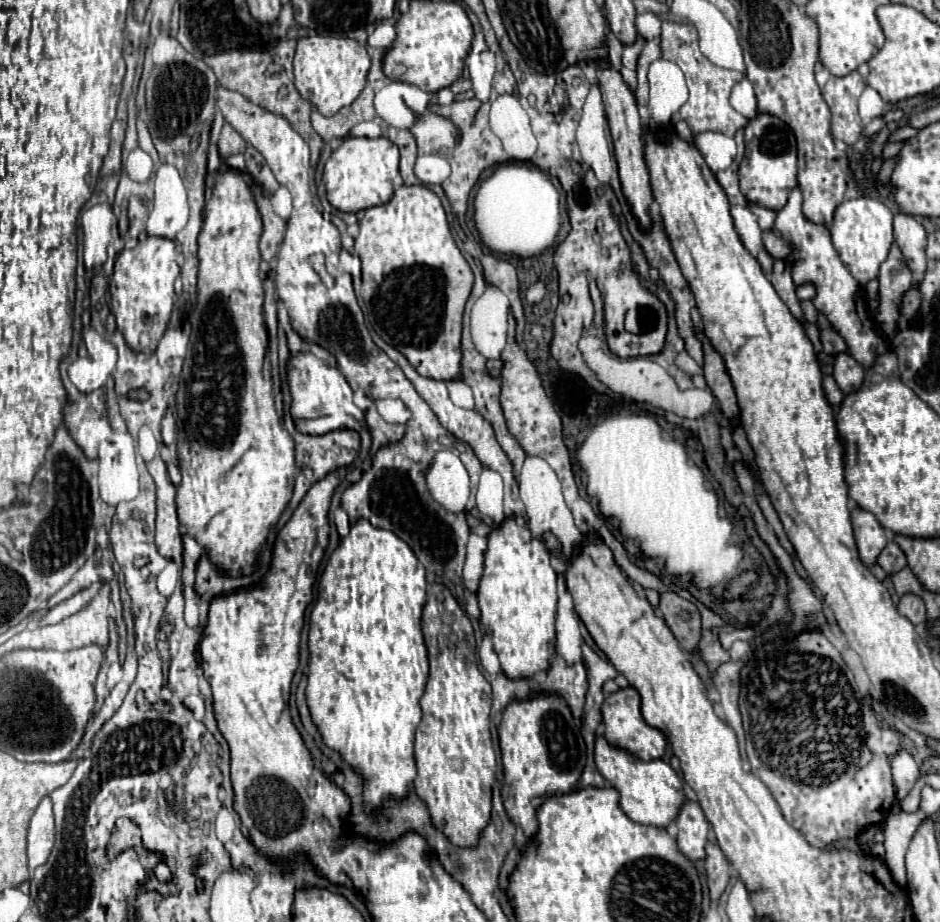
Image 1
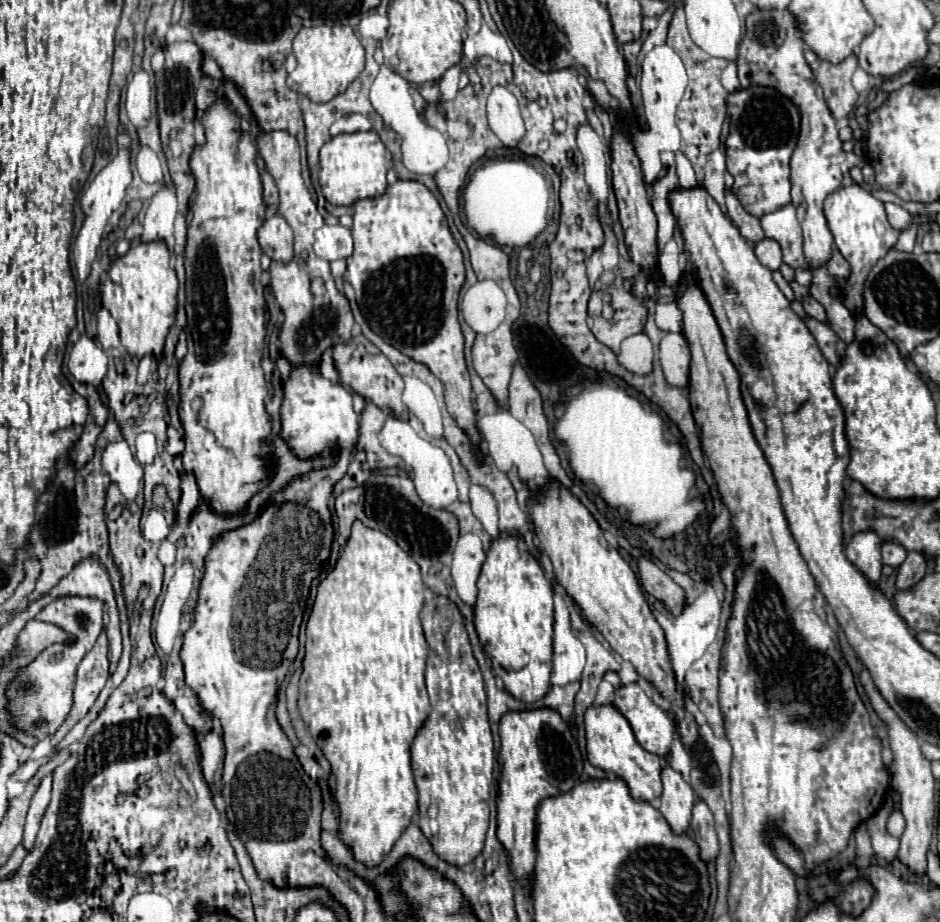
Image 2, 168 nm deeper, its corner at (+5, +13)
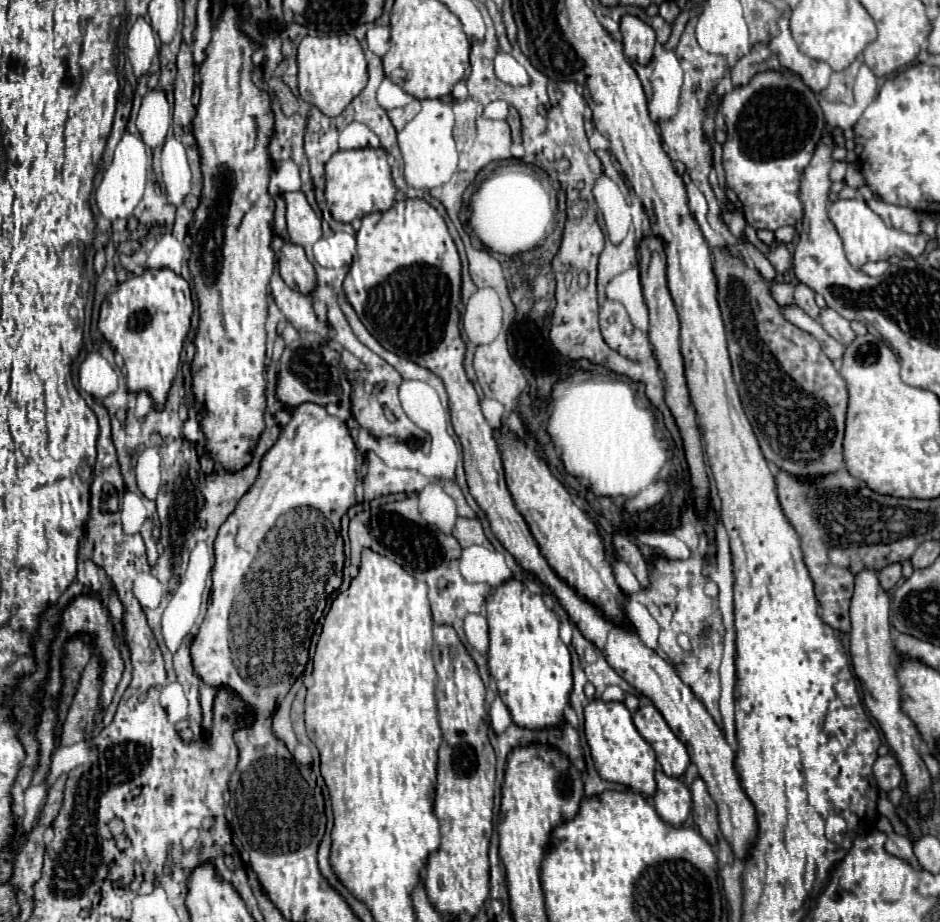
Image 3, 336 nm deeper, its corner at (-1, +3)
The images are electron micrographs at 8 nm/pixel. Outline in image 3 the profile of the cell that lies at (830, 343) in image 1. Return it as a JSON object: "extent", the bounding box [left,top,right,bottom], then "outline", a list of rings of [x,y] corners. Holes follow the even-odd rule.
{"extent":[794,284,820,318],"outline":[[[796,284],[794,286],[794,304],[796,306],[800,306],[808,316],[812,316],[812,318],[818,318],[818,314],[820,314],[820,308],[816,306],[816,302],[814,302],[814,290],[812,288],[808,288],[806,284]]]}

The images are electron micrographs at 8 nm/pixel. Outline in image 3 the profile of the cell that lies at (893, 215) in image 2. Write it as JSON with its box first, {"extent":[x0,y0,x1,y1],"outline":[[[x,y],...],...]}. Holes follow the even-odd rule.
{"extent":[858,186,920,234],"outline":[[[860,186],[858,188],[858,196],[864,198],[868,202],[868,206],[892,228],[896,230],[904,230],[908,234],[920,234],[918,228],[918,218],[916,212],[904,206],[894,206],[894,204],[886,204],[886,202],[878,202],[872,198],[872,190],[868,186]]]}

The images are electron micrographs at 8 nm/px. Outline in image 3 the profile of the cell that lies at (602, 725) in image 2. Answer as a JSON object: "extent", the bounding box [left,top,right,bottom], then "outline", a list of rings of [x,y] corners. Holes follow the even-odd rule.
{"extent":[584,698,656,794],"outline":[[[596,698],[584,708],[584,716],[586,716],[586,724],[584,724],[586,740],[600,778],[630,786],[636,792],[654,794],[656,792],[656,780],[654,780],[656,756],[652,746],[638,734],[632,722],[630,710],[622,702],[604,702]]]}

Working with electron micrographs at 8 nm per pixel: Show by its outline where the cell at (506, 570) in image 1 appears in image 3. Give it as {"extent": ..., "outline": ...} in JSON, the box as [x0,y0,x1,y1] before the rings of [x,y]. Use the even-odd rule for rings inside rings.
{"extent":[486,580,572,730],"outline":[[[520,580],[498,586],[486,602],[486,612],[490,626],[488,668],[514,724],[528,730],[562,726],[572,692],[572,660],[568,646],[558,636],[556,614],[544,606],[542,596],[532,596]]]}

